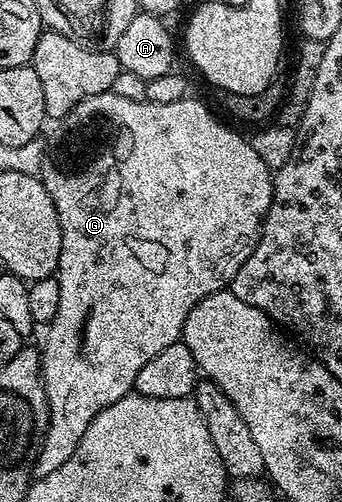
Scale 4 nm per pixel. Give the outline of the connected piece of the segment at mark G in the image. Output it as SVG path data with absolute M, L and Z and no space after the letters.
M112 90L86 97L88 103L84 102L84 107L76 111L76 119L88 119L88 115L108 115L108 119L112 119L112 123L120 127L120 139L116 139L116 147L112 147L112 151L108 151L104 159L96 159L96 163L92 163L92 167L88 167L84 175L60 175L60 171L48 171L48 182L44 184L44 188L54 201L54 209L58 209L58 221L62 225L62 253L60 266L56 268L54 276L60 289L58 313L54 313L54 321L47 324L48 336L44 339L40 356L40 376L44 378L44 392L48 398L48 432L36 458L34 471L37 476L54 473L59 467L66 465L70 457L74 457L86 429L90 429L90 421L94 421L94 417L98 417L102 409L130 394L135 388L142 365L146 365L150 357L158 357L158 353L162 353L166 345L181 342L190 309L194 309L194 305L198 305L198 301L202 301L205 295L225 290L238 269L242 269L242 265L252 256L252 250L260 240L264 218L272 204L274 171L262 161L247 138L243 139L238 132L231 131L222 120L212 116L212 111L206 104L192 98L170 101L170 105L158 105L149 103L147 99L131 100Z

